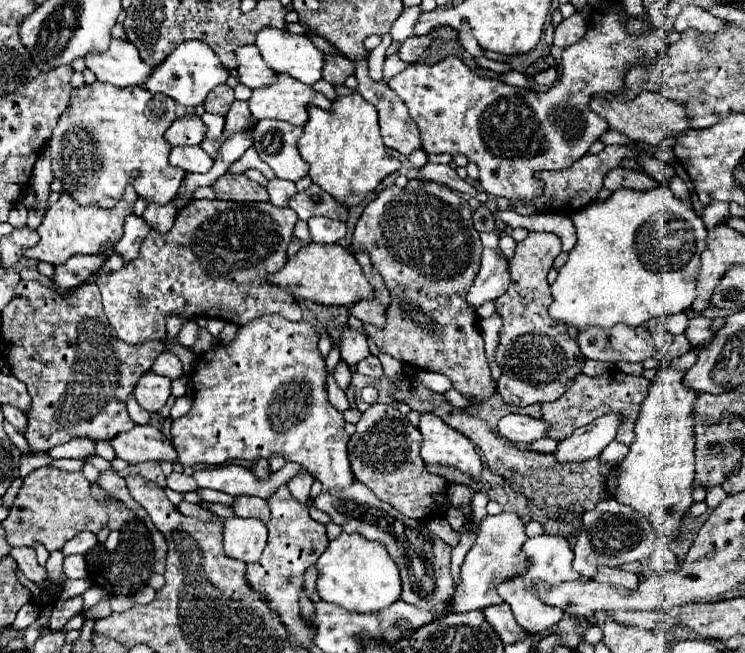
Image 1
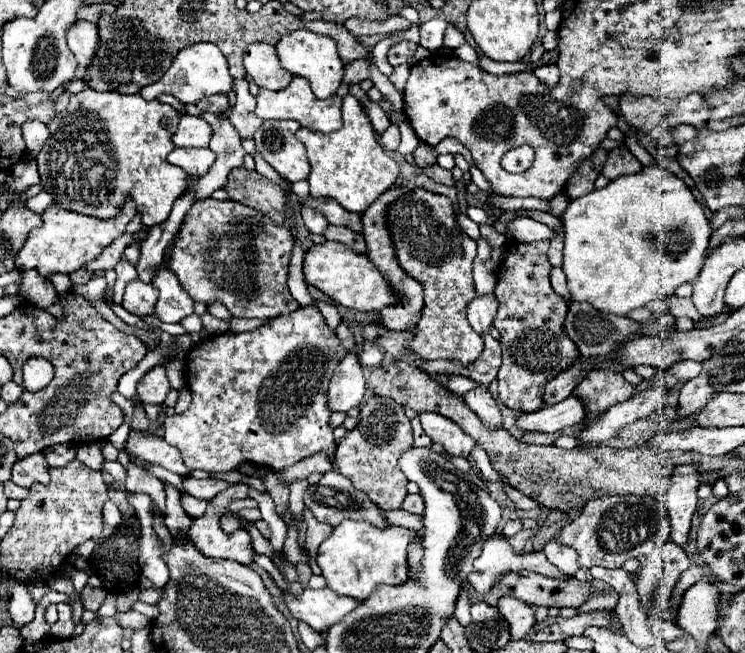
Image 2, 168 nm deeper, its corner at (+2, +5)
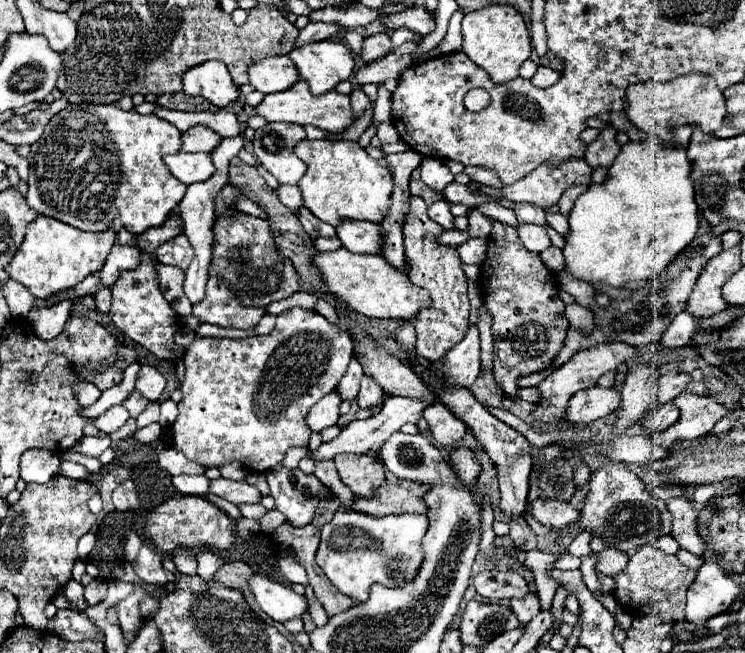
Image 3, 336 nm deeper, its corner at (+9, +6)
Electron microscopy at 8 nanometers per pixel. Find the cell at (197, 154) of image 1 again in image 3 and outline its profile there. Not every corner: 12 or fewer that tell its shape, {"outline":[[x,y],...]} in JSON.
{"outline":[[209,153],[167,155],[165,165],[185,185],[215,173]]}

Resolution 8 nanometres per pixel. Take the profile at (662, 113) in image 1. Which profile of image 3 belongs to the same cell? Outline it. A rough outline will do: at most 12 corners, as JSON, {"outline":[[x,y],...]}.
{"outline":[[711,77],[627,89],[629,121],[661,141],[693,125],[713,133],[729,117]]}

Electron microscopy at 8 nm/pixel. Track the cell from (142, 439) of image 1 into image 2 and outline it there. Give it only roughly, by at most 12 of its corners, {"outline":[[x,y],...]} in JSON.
{"outline":[[132,430],[124,450],[142,462],[190,474],[180,452],[160,436]]}

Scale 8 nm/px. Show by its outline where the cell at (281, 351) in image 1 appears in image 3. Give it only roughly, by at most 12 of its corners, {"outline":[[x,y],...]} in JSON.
{"outline":[[307,309],[195,337],[173,447],[267,471],[353,355]]}

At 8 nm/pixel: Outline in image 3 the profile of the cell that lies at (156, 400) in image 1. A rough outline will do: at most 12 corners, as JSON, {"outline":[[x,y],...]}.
{"outline":[[143,365],[137,373],[137,391],[157,401],[165,377]]}

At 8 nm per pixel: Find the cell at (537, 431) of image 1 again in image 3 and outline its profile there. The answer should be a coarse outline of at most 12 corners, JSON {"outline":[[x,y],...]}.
{"outline":[[591,387],[571,397],[565,419],[581,425],[621,403],[619,387]]}

